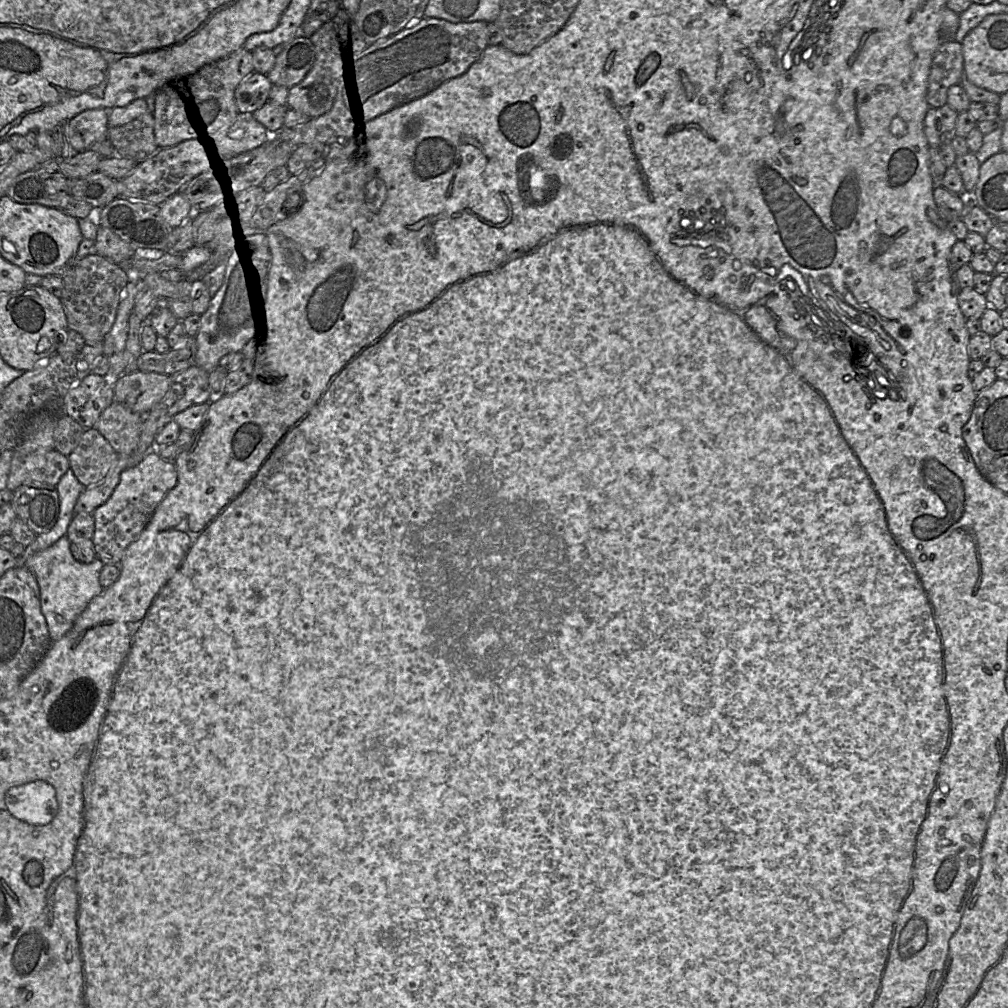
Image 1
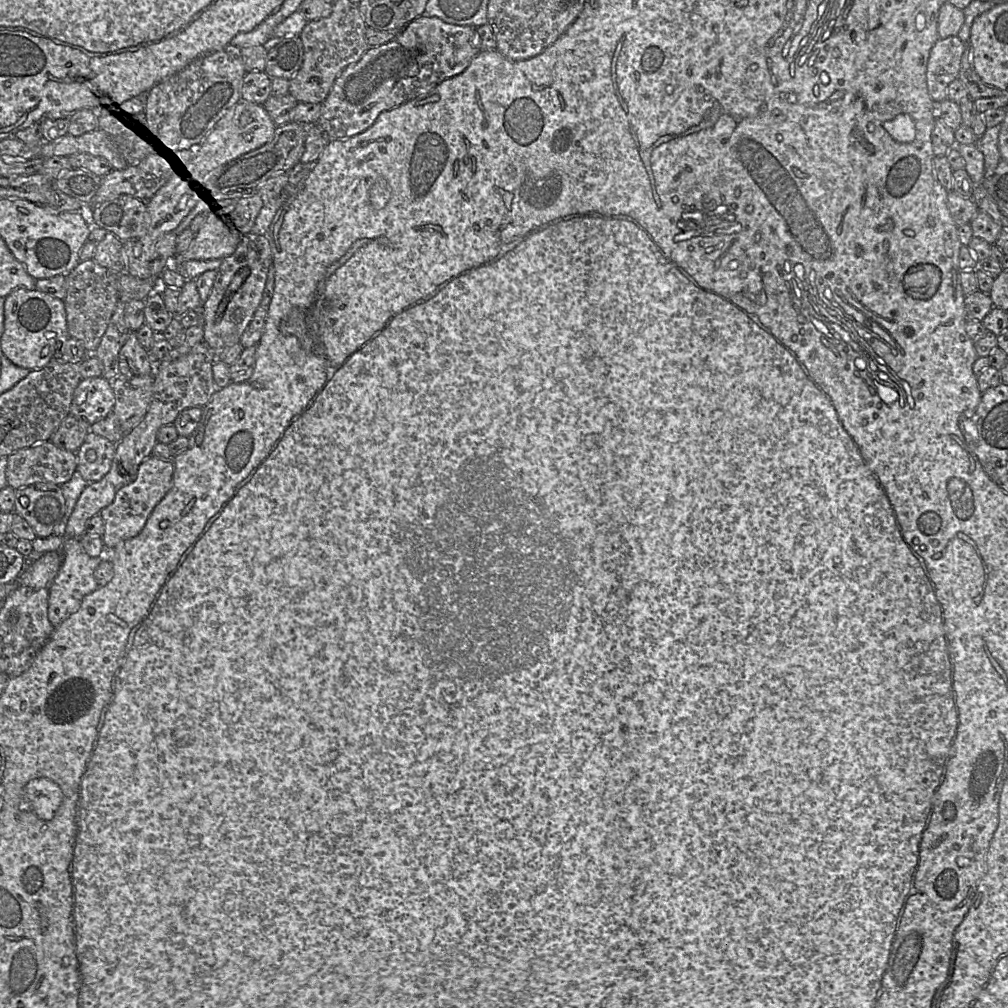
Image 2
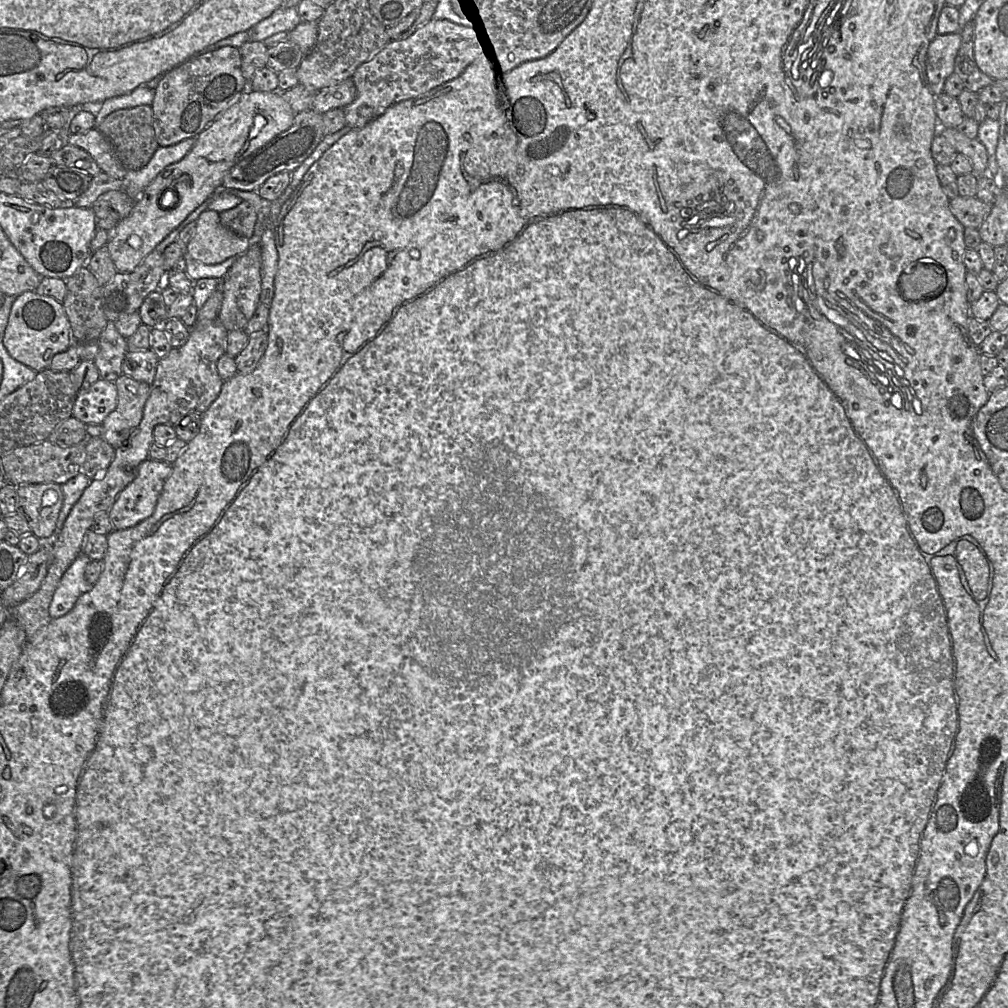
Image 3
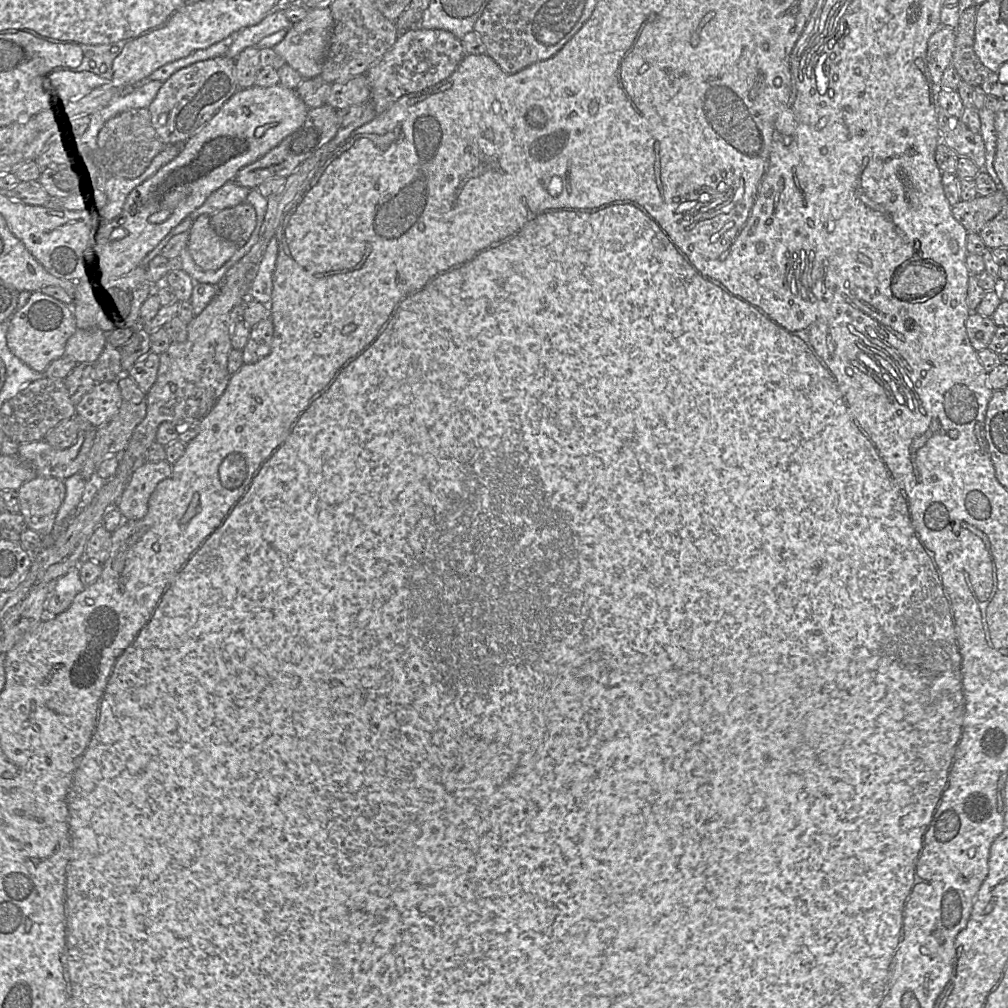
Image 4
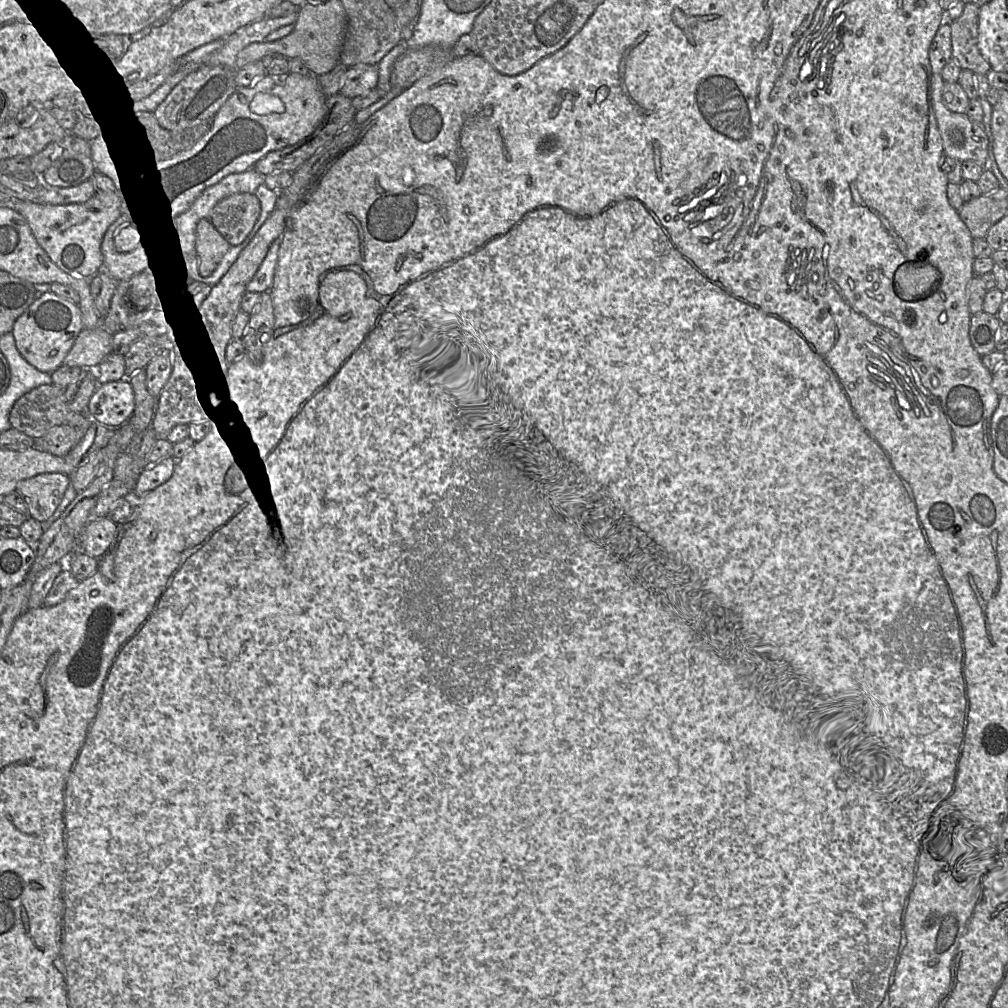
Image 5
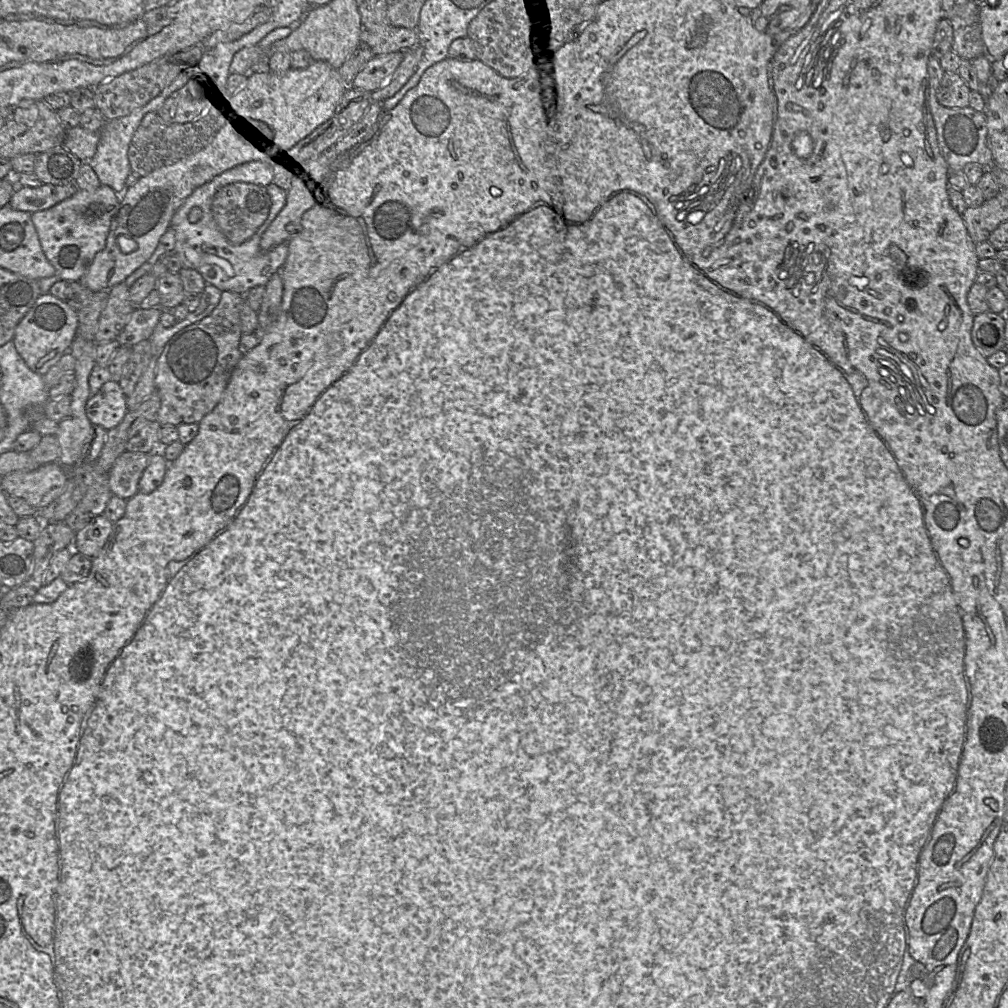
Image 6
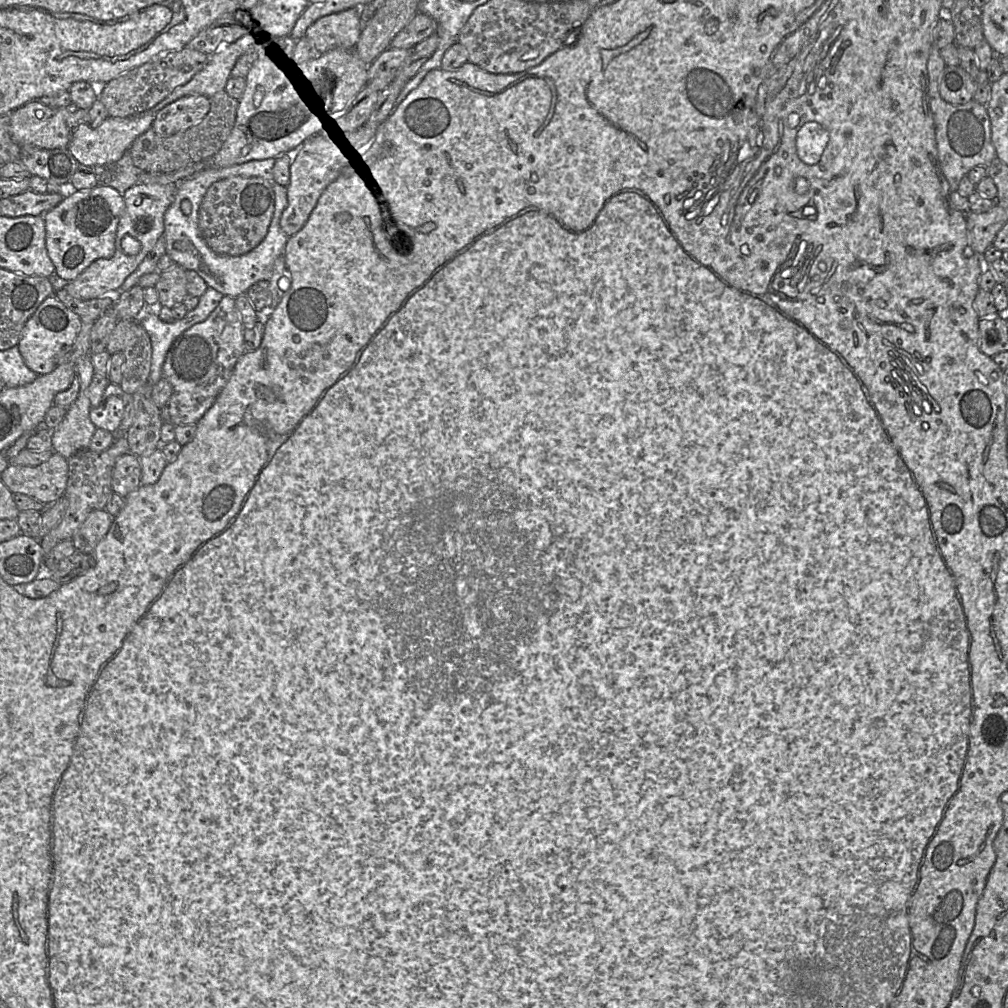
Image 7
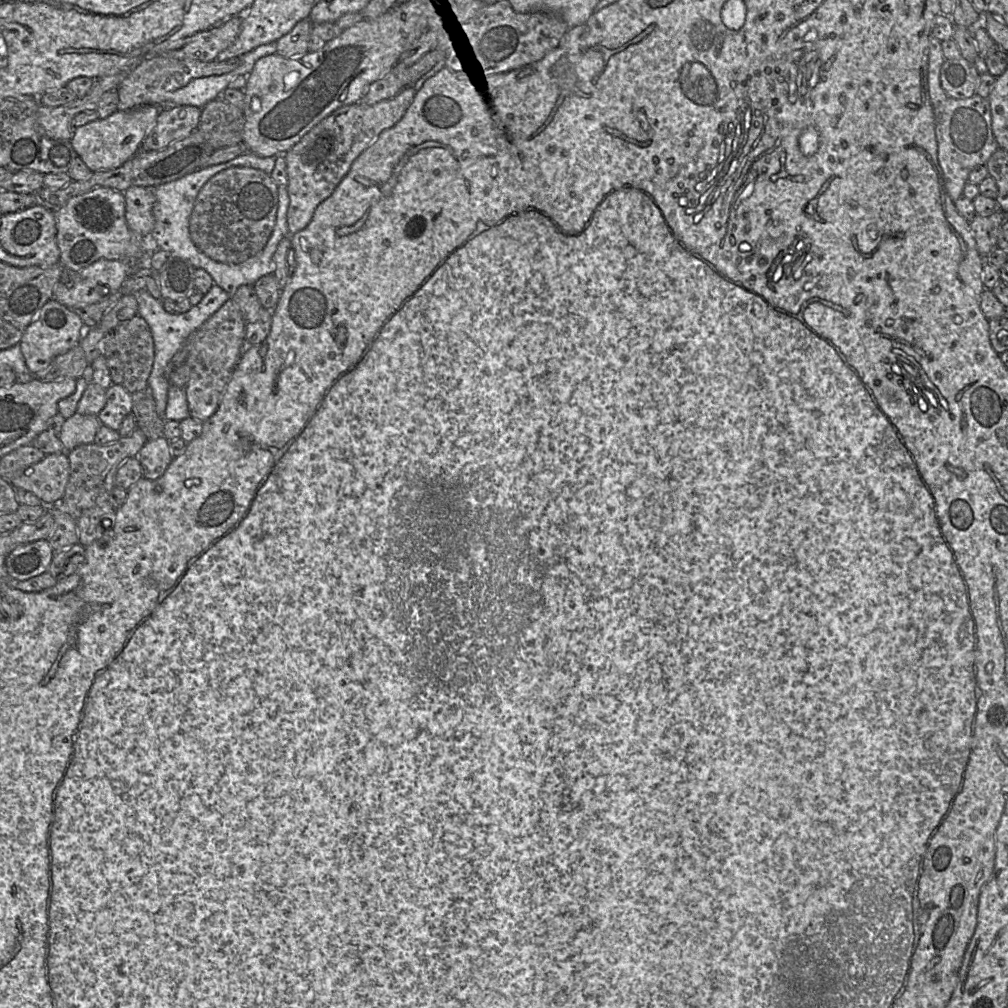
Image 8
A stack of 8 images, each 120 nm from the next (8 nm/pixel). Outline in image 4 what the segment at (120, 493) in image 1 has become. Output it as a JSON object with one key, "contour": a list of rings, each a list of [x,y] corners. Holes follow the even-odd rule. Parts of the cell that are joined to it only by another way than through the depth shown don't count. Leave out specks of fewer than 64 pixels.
{"contour":[[[166,459],[146,461],[134,471],[116,505],[123,520],[139,520],[146,515],[151,494],[161,481],[170,476],[172,466]]]}

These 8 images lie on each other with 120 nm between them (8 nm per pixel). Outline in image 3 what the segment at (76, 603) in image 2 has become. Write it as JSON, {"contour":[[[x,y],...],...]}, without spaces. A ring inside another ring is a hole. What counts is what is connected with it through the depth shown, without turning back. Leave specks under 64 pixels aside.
{"contour":[[[82,553],[63,574],[49,606],[49,615],[52,619],[67,614],[78,598],[92,589],[93,585],[85,578],[85,569],[89,562],[90,558]]]}

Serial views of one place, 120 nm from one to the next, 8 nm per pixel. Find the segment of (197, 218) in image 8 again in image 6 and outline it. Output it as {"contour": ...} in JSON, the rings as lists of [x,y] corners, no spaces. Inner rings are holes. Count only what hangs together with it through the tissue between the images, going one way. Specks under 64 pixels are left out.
{"contour":[[[235,182],[220,188],[212,202],[212,213],[217,226],[235,245],[249,240],[264,223],[271,206],[266,188],[252,183]]]}

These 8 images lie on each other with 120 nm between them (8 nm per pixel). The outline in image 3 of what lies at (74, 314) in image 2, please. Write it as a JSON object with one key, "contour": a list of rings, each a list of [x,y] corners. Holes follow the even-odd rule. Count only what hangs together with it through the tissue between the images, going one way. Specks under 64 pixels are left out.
{"contour":[[[88,266],[66,279],[66,296],[62,302],[72,329],[72,343],[97,341],[108,323],[103,309],[103,288]]]}

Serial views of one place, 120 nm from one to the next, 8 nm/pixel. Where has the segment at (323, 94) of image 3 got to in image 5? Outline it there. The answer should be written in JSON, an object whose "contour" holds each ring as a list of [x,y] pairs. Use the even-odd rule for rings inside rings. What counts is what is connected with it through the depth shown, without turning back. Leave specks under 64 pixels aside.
{"contour":[[[357,64],[346,71],[339,94],[353,99],[376,89],[377,84],[378,65]]]}

